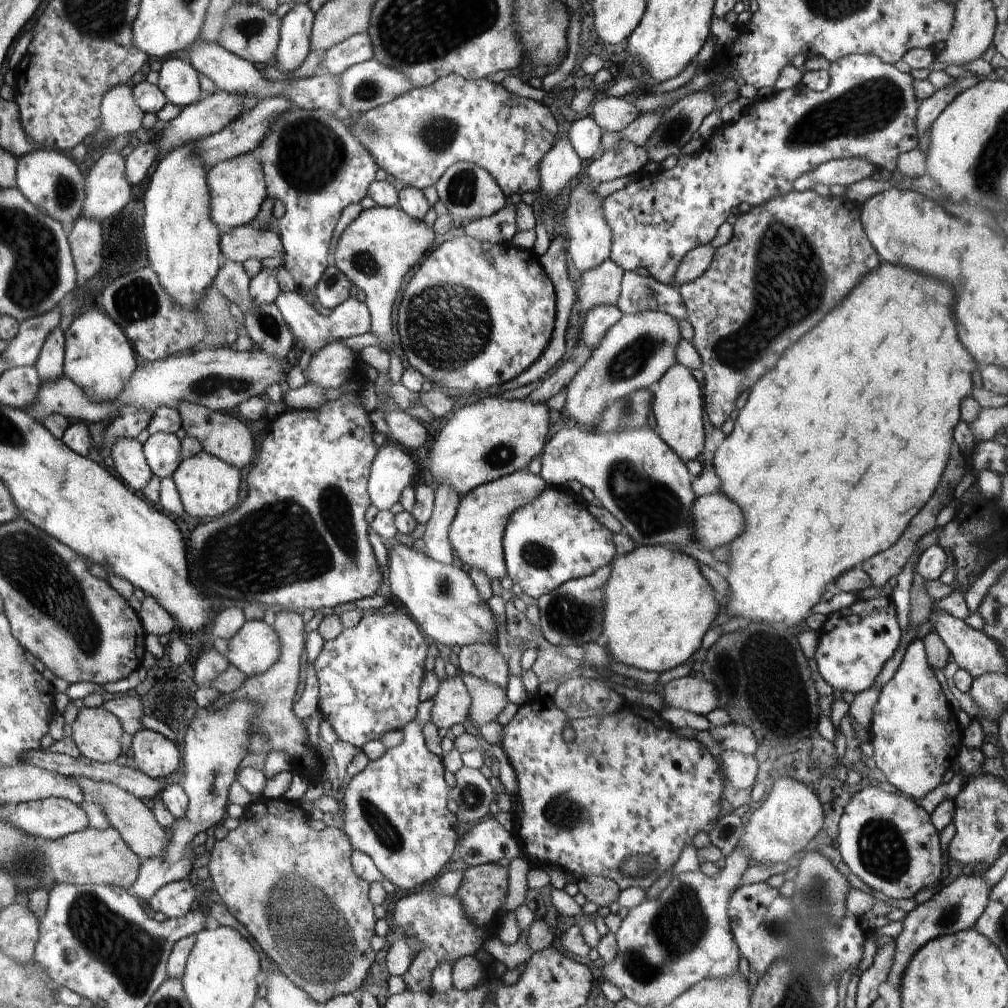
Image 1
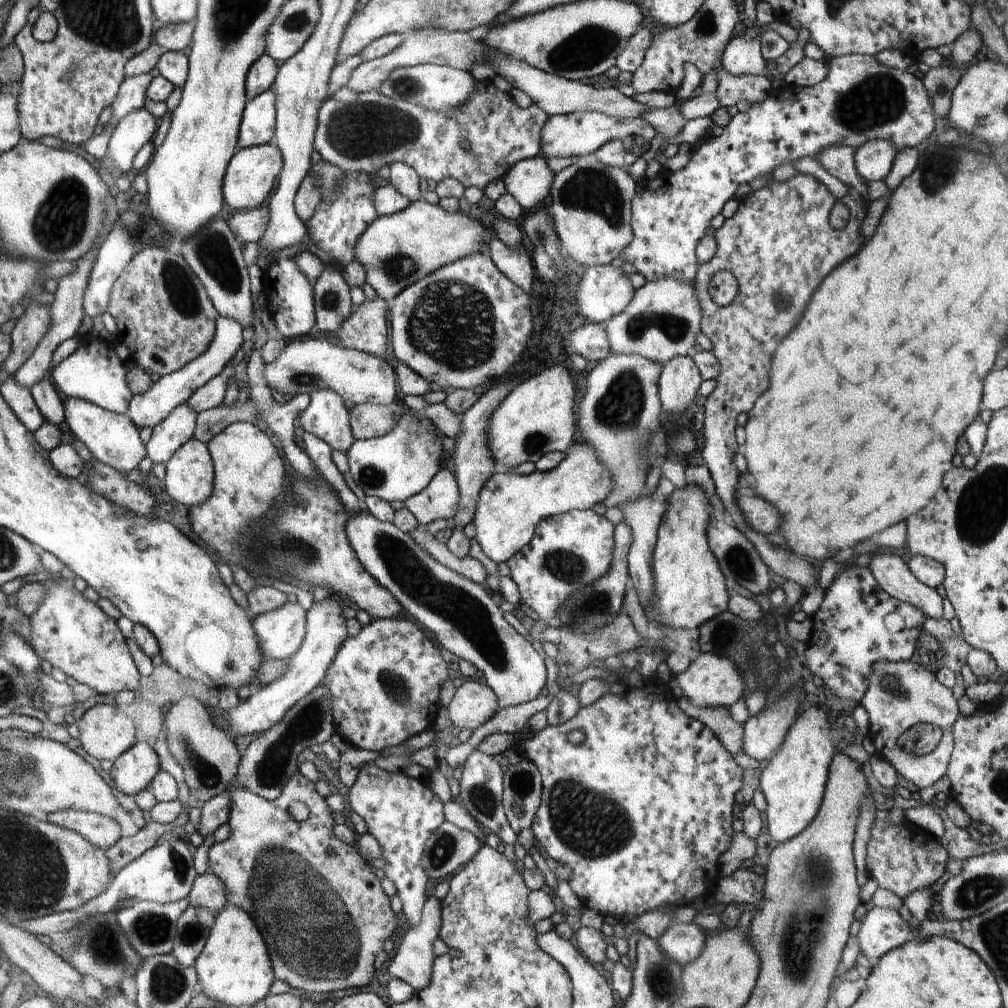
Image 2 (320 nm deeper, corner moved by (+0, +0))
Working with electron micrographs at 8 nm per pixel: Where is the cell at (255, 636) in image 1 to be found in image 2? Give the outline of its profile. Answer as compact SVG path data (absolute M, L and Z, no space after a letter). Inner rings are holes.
M285 602L276 610L254 619L263 653L267 658L290 659L301 648L307 634L308 612L300 603Z

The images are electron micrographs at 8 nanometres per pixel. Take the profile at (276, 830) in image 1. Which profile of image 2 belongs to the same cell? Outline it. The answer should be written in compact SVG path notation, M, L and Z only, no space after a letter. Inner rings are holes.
M296 771L290 780L286 781L283 786L280 796L273 801L266 800L248 787L243 787L238 783L232 782L228 786L230 798L230 808L228 817L228 826L230 827L230 836L226 840L216 841L208 851L209 856L209 870L210 872L218 875L224 882L227 888L228 904L242 907L257 923L261 934L264 936L265 942L268 946L270 956L273 959L273 967L277 974L278 980L283 980L292 988L300 988L306 992L318 992L329 996L336 990L348 990L348 988L362 988L368 986L368 983L374 978L374 960L376 956L382 952L382 944L386 938L392 936L392 932L396 930L396 926L400 926L402 918L396 918L396 914L390 908L390 898L384 894L380 880L374 876L374 872L370 870L368 862L356 852L356 848L347 845L340 841L334 832L332 826L336 824L332 820L332 810L330 806L324 802L324 798L316 792L314 781L310 781L304 777L300 771ZM292 802L304 802L310 809L309 818L305 822L298 822L290 815L288 806Z

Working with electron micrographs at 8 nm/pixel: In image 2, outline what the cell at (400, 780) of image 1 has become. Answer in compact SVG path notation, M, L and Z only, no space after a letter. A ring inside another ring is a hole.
M368 762L360 766L357 781L351 786L350 804L354 812L366 822L368 833L370 833L381 846L383 858L386 861L386 868L383 874L387 876L396 886L397 895L403 902L401 918L408 921L410 928L418 926L421 921L421 910L426 902L426 884L428 878L421 865L422 853L426 839L445 820L444 803L442 803L429 788L428 775L424 780L414 779L406 772L389 772L377 767L374 762Z

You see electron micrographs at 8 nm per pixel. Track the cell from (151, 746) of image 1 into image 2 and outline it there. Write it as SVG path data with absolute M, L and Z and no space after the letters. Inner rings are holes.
M138 742L132 749L122 753L113 761L109 772L114 779L114 786L120 792L136 796L150 788L153 778L161 770L157 751L146 742Z

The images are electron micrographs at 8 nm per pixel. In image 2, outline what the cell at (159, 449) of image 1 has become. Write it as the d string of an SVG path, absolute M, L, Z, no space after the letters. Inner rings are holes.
M188 404L176 406L153 429L147 444L150 460L166 464L175 450L193 437L197 412Z

